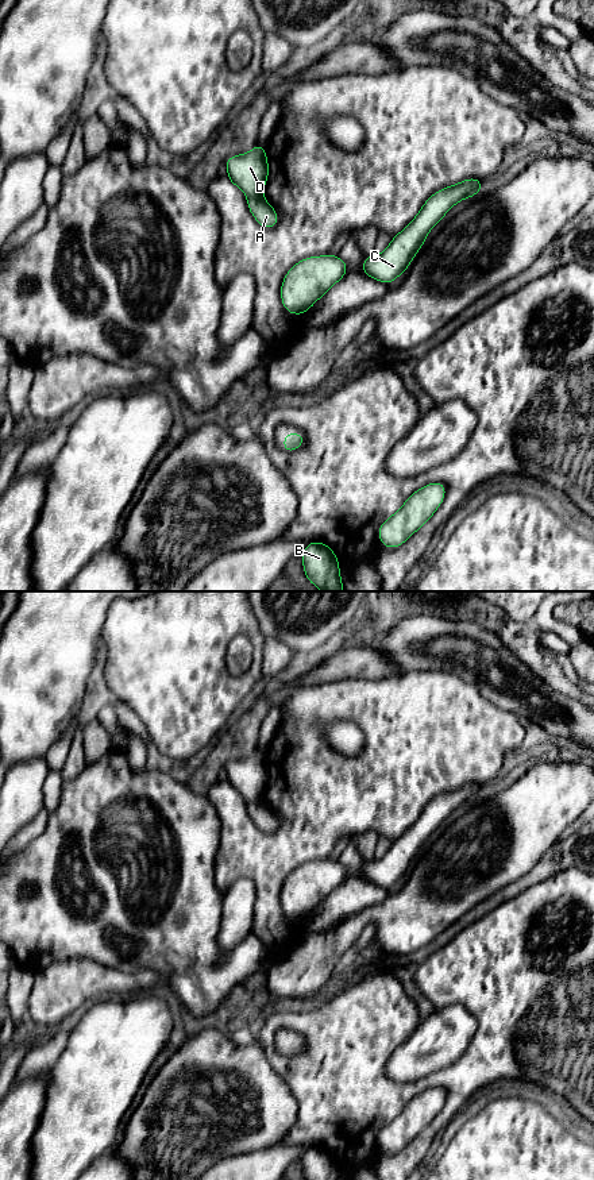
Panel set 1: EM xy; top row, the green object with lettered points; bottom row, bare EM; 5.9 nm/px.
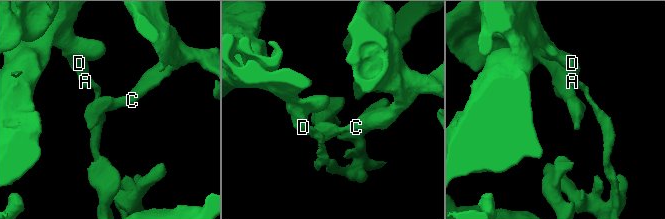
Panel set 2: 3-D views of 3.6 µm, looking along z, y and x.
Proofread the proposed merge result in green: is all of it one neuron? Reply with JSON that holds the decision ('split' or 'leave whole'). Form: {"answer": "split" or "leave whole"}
{"answer": "split"}

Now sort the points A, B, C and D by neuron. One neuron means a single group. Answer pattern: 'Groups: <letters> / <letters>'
Groups: A / B C D

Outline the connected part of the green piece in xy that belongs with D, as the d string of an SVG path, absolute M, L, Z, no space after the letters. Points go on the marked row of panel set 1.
M258 143L247 154L232 155L225 161L230 182L239 186L247 198L263 192L269 177L266 149Z

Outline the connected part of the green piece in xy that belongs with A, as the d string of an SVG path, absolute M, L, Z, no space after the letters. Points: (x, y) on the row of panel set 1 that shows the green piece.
M263 193L247 198L247 207L256 223L263 228L274 228L278 224L278 213L266 201Z

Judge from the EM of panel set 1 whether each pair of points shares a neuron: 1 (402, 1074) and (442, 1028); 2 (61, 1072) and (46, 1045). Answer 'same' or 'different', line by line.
1: same
2: different

